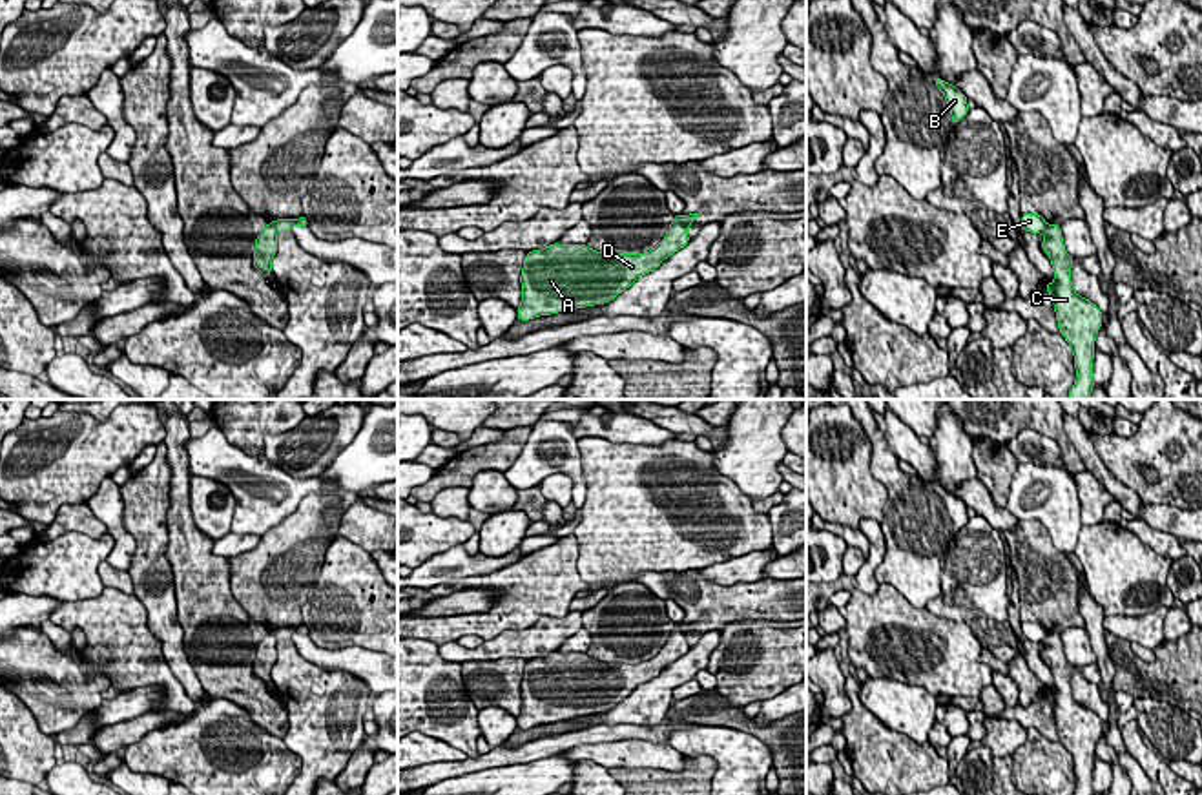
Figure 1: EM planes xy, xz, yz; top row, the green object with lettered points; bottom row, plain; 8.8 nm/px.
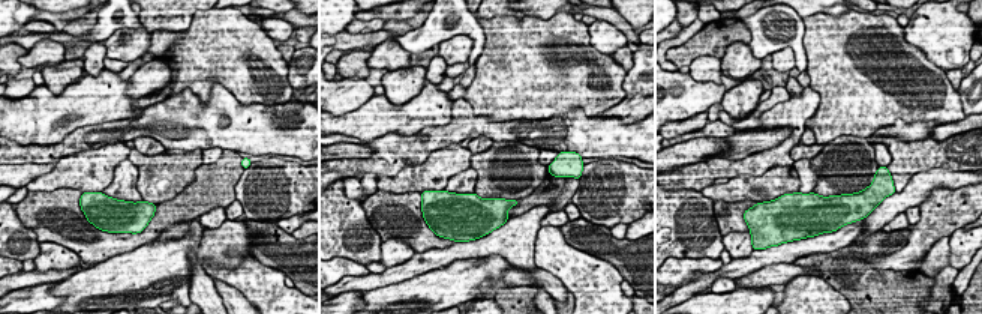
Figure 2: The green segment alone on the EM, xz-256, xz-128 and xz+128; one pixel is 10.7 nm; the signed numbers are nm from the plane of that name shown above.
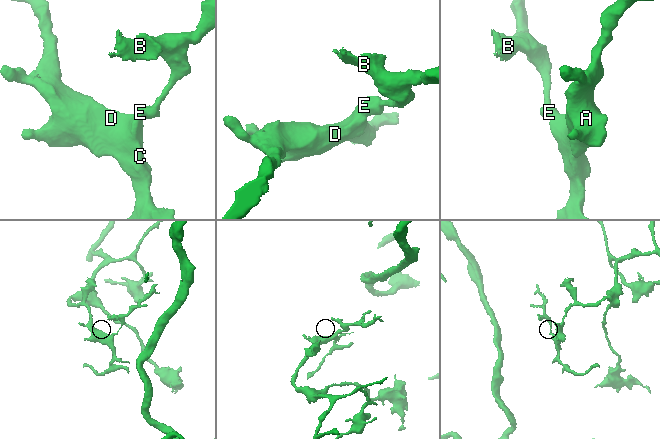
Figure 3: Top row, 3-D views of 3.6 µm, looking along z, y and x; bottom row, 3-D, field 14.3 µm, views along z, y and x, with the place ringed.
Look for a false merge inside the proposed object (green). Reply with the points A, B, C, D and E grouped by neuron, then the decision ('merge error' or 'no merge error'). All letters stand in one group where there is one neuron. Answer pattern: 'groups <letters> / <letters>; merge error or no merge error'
groups A C D / B E; merge error

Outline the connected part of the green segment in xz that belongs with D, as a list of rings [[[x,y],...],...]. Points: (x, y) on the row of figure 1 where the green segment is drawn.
[[[675,215],[664,239],[646,253],[611,255],[587,244],[560,243],[527,252],[518,321],[609,303],[688,243],[688,232]]]

